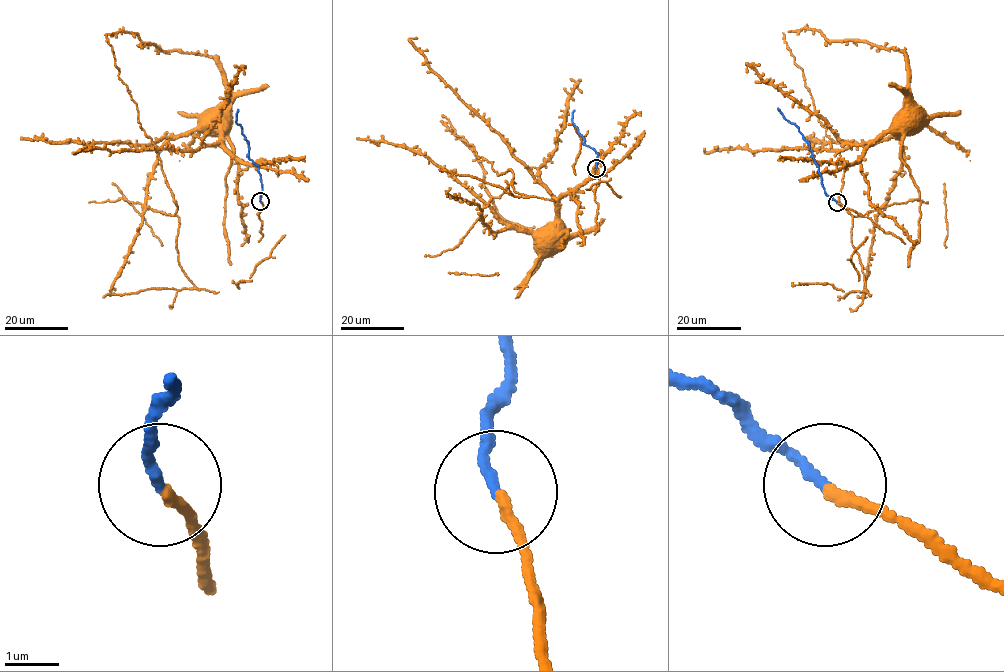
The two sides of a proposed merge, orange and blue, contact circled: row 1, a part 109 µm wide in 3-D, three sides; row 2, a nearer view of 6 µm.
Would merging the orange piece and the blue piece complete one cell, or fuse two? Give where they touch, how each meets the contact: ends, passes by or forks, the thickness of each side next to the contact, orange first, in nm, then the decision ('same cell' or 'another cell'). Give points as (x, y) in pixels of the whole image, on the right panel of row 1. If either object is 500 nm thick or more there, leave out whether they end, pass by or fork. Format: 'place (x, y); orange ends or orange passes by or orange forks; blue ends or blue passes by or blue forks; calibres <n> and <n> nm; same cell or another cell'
place (837, 202); orange ends; blue ends; calibres 200 and 180 nm; same cell

